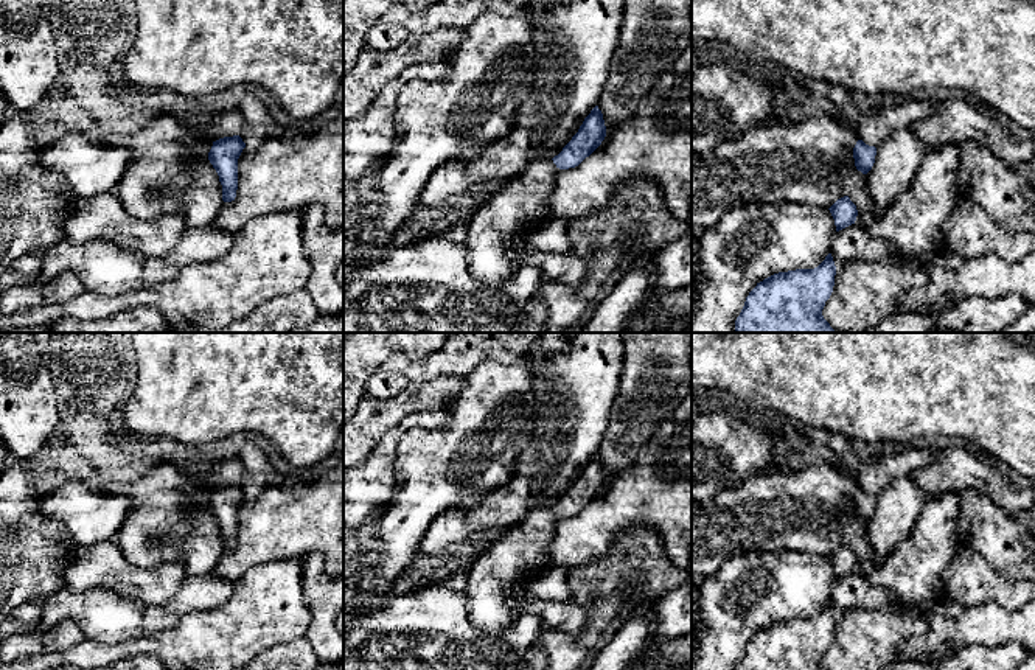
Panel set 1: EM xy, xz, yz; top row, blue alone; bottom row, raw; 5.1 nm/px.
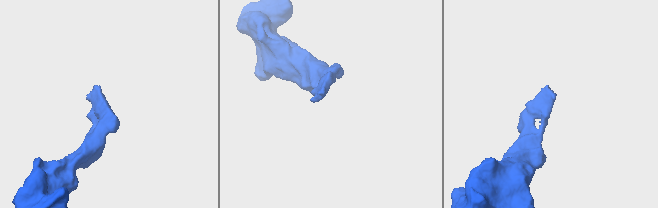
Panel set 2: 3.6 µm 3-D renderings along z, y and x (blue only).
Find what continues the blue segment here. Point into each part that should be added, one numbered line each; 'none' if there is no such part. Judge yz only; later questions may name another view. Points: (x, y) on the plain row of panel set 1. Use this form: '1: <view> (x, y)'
1: yz (883, 468)

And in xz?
1: xz (522, 554)

